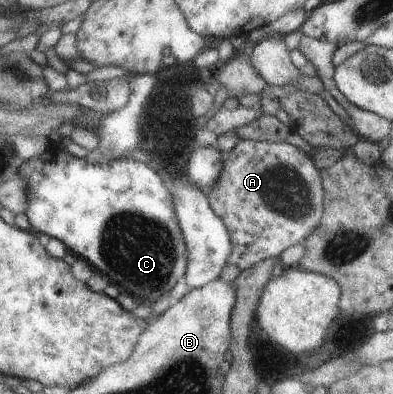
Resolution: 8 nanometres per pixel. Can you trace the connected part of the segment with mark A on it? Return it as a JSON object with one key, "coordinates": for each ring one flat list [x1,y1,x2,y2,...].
{"coordinates":[[240,139,226,152,222,170,212,190,205,194,210,210,228,230,230,252,226,265,247,270,304,240,316,228,323,212,319,172,309,156,286,142]]}

